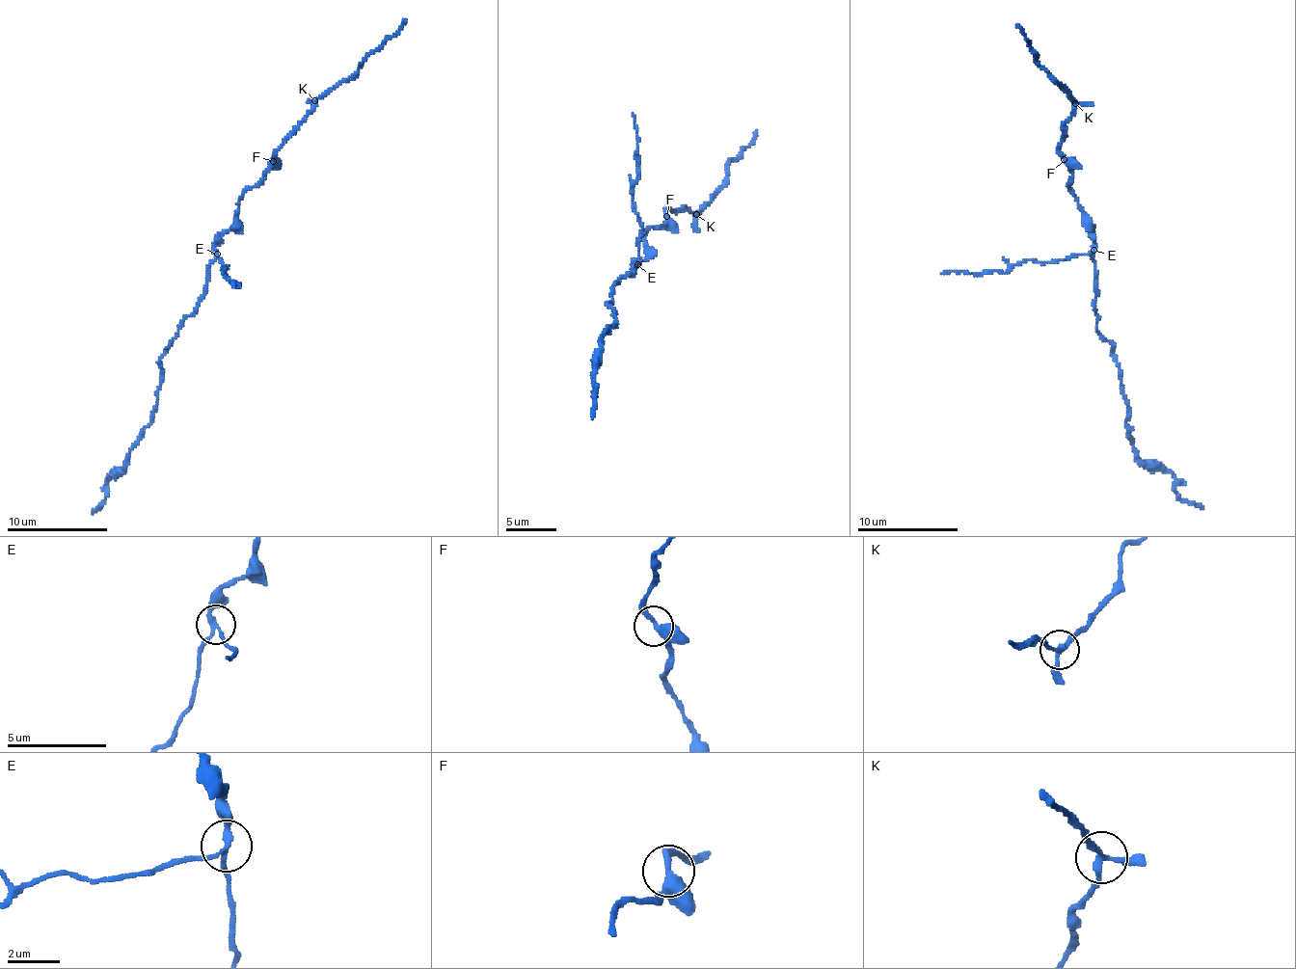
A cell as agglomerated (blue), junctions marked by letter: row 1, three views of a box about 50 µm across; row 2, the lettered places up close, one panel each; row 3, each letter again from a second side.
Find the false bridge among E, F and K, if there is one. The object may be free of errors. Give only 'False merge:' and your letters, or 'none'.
False merge: E

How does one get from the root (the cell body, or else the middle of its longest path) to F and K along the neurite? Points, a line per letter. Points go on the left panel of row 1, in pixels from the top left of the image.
F: (212, 260), (215, 243), (233, 226), (239, 199), (261, 179), (272, 162)
K: (212, 260), (215, 243), (233, 226), (242, 194), (261, 179), (276, 149), (310, 111), (314, 100)

